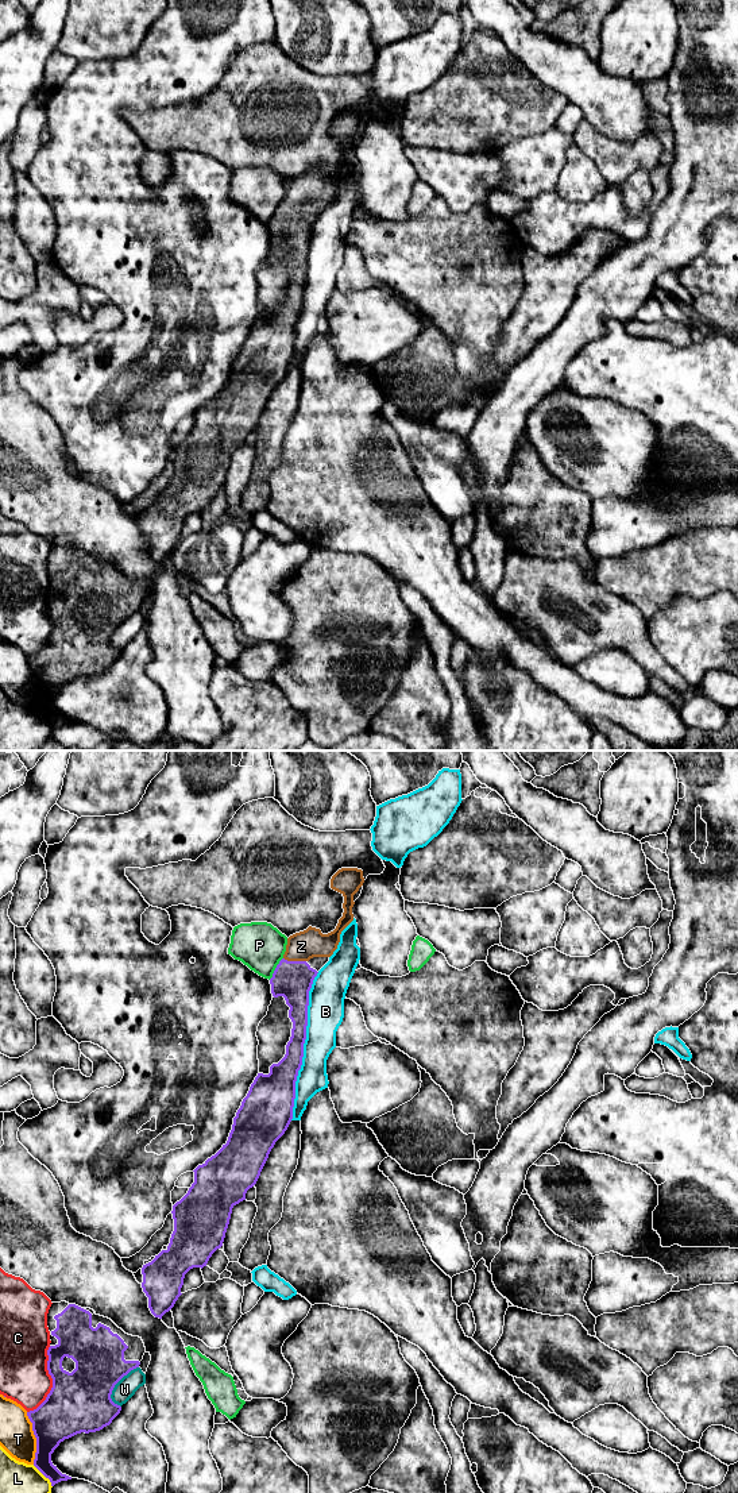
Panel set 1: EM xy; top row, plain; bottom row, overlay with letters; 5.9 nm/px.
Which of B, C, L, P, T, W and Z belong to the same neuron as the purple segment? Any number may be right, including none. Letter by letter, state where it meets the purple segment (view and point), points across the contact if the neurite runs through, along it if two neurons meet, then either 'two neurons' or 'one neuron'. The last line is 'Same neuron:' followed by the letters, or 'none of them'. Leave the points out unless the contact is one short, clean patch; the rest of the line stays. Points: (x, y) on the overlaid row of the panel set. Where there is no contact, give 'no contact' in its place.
B: meets purple in xy at (302, 1046); two neurons
C: meets purple in xy at (53, 1381); two neurons
L: meets purple in xy at (45, 1476); two neurons
P: meets purple in xy at (275, 968); two neurons
T: meets purple in xy at (35, 1436); two neurons
W: meets purple in xy at (116, 1382); two neurons
Z: meets purple in xy at (294, 961); runs through xy (293, 980), (294, 961), (301, 946); one neuron
Same neuron: Z

